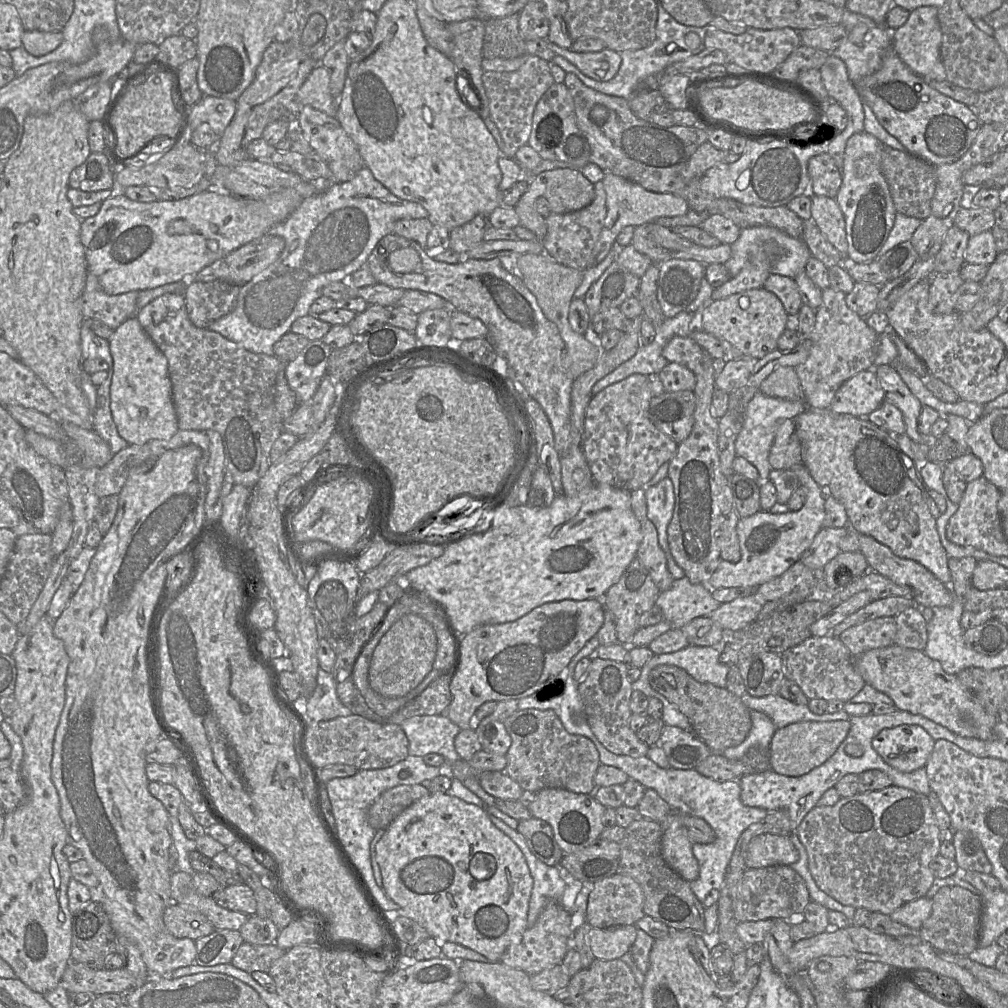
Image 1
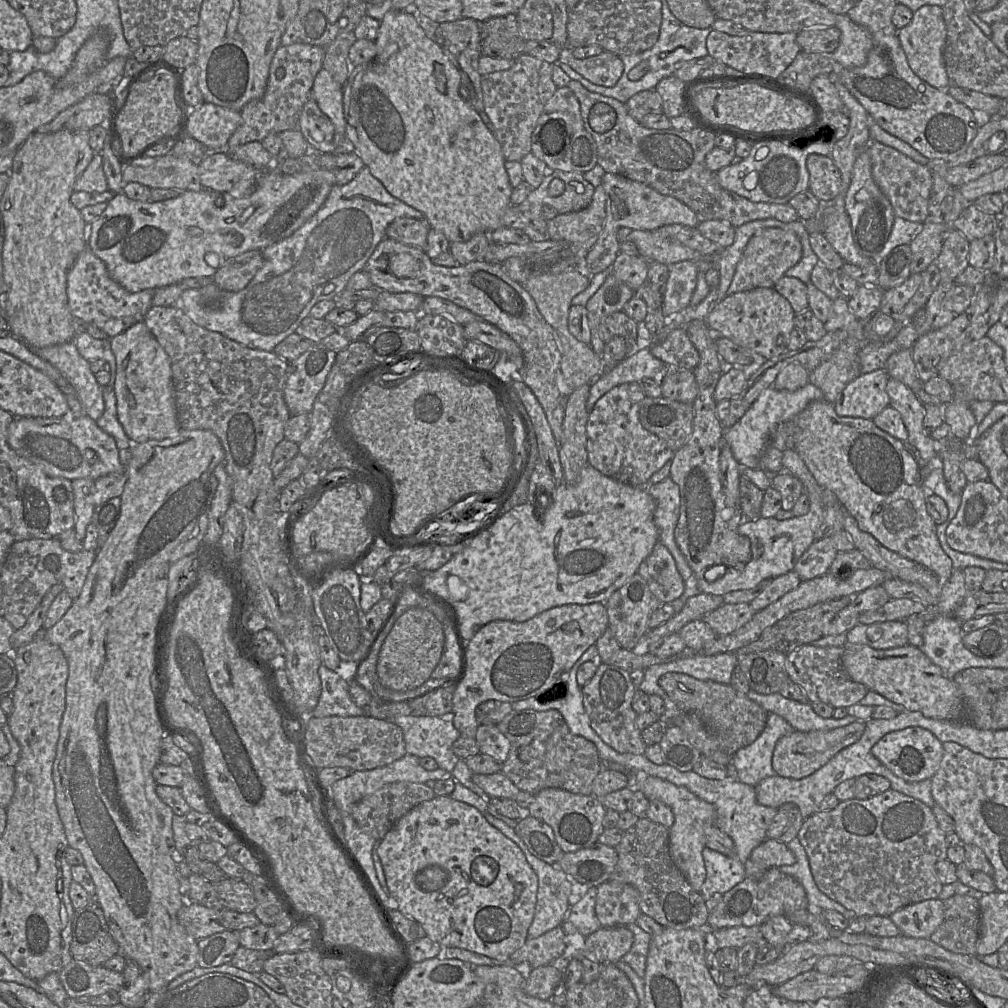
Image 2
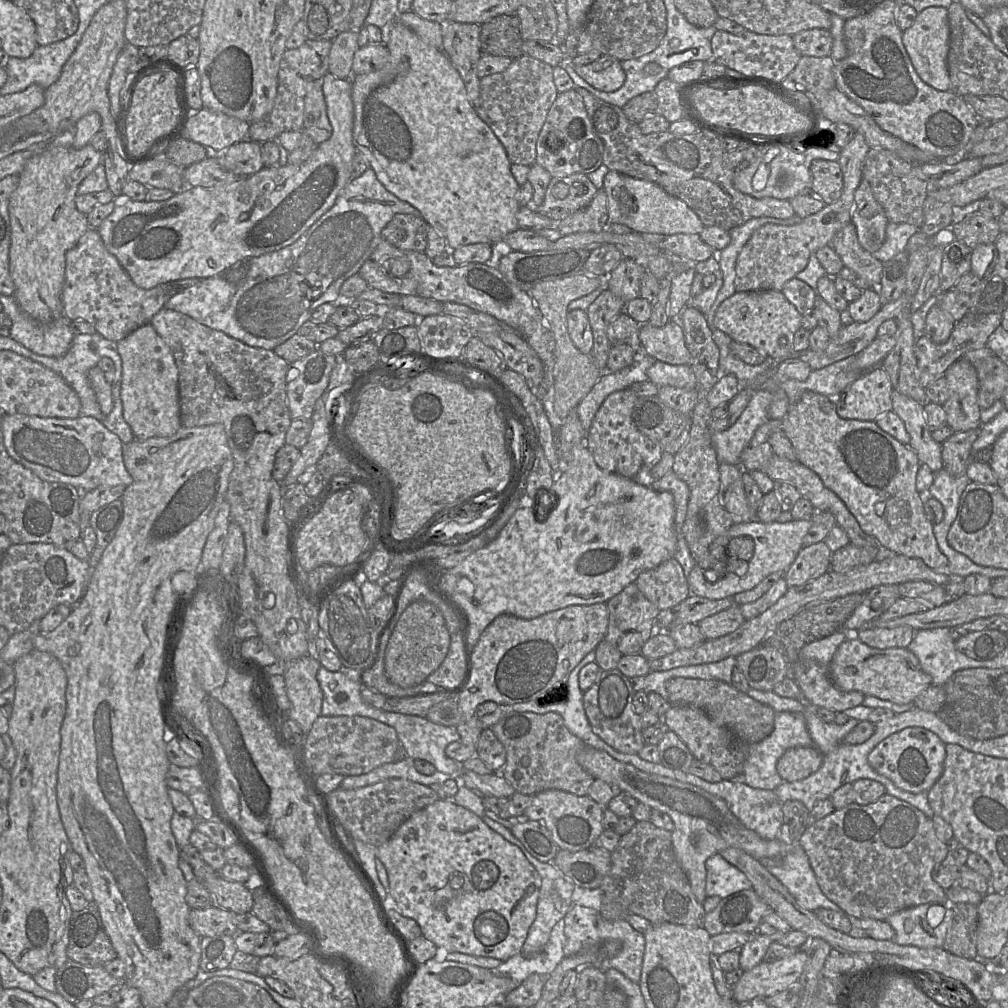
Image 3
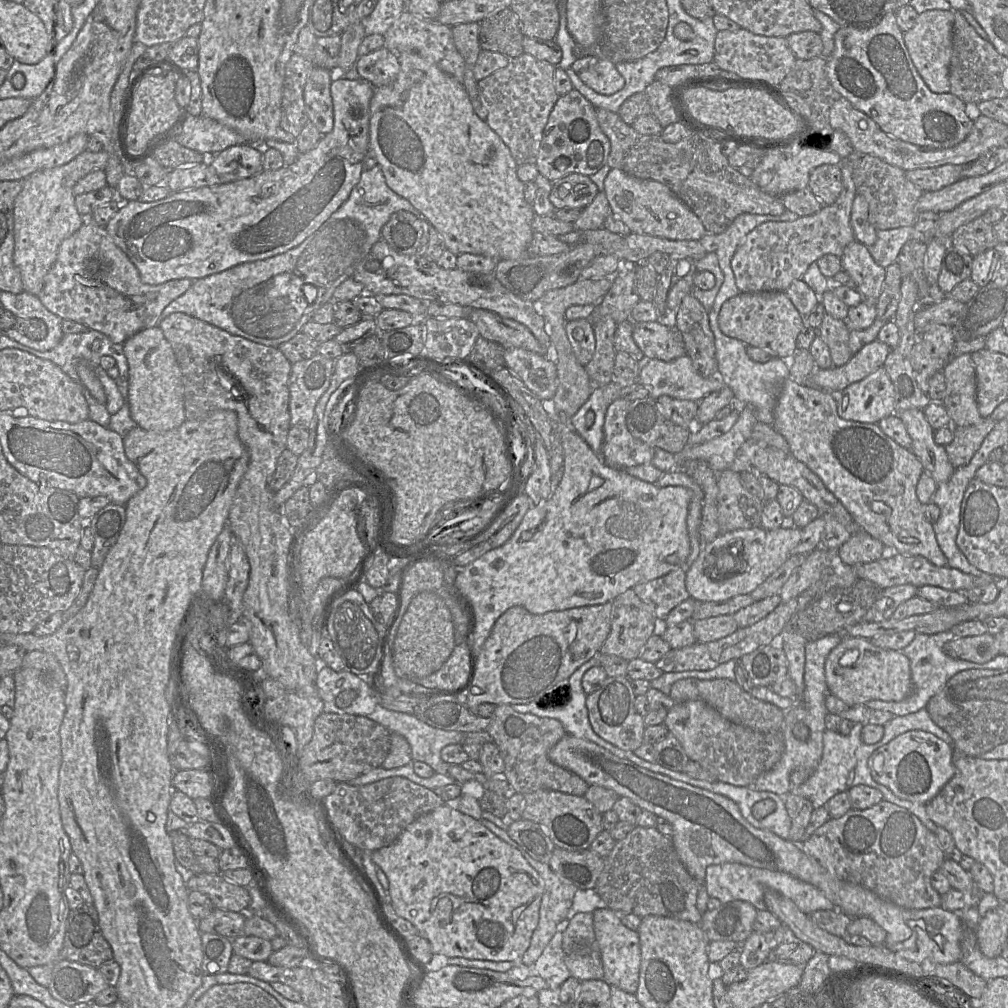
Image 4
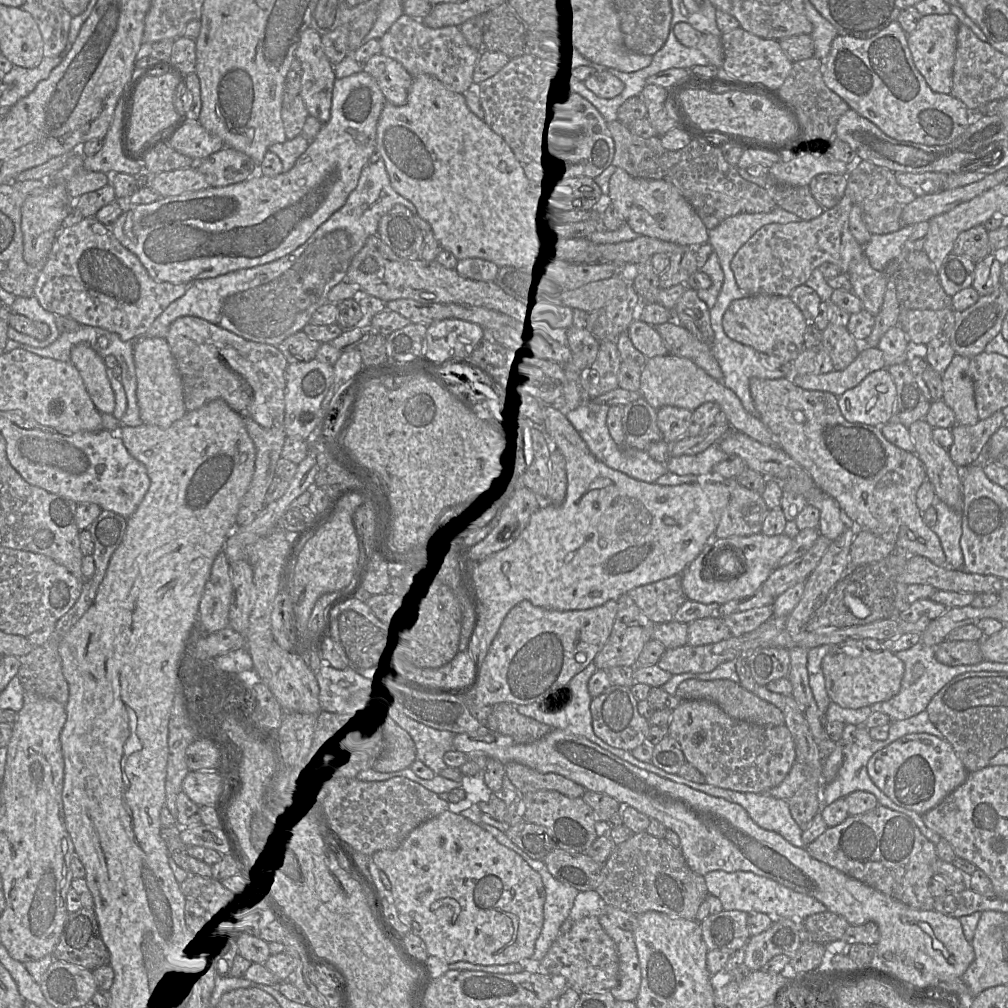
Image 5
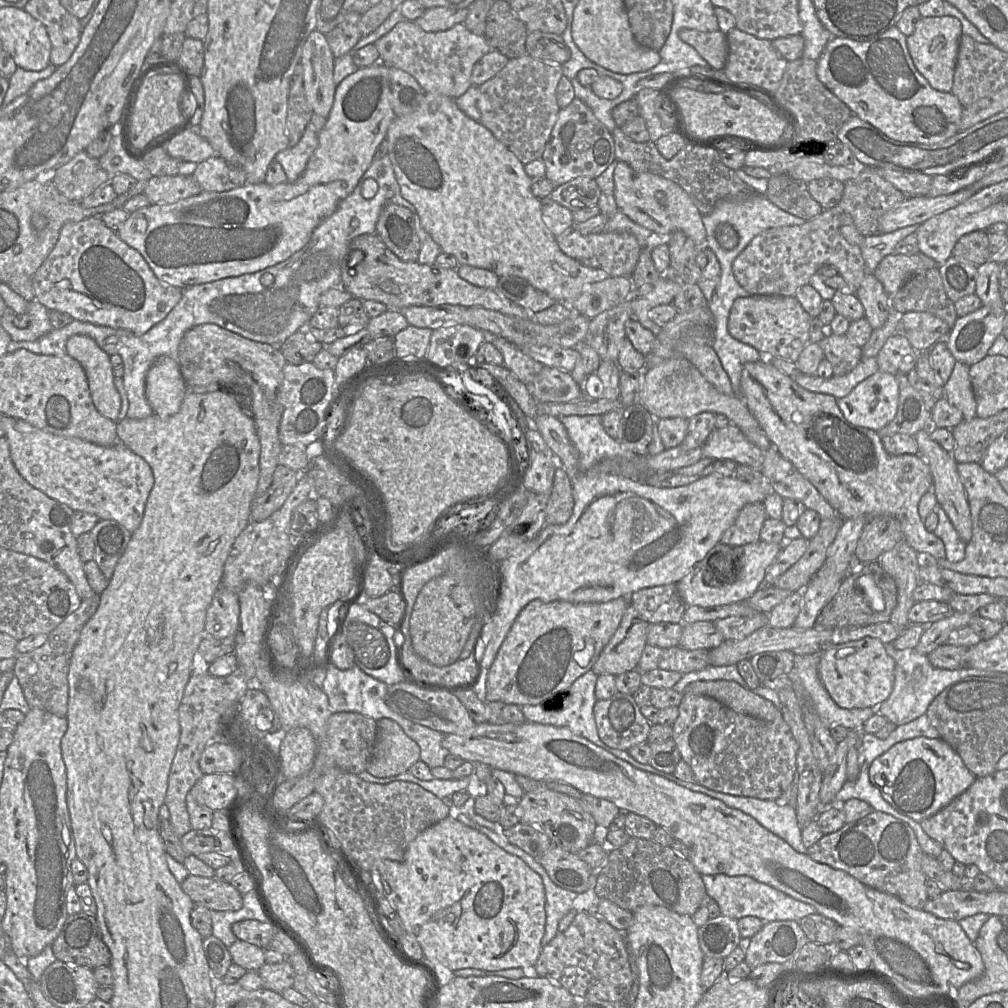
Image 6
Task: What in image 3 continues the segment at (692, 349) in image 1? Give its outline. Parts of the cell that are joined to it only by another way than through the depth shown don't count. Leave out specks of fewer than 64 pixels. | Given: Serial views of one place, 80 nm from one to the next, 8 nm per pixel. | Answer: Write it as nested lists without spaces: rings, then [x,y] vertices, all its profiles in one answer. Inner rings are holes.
[[[670,319],[663,327],[654,327],[649,323],[641,325],[639,339],[646,355],[671,365],[691,367],[691,354],[677,319]]]

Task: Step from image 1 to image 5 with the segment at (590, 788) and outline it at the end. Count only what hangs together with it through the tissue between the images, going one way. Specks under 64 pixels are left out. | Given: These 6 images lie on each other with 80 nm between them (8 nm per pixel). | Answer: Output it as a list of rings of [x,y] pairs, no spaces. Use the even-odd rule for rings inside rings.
[[[511,703],[494,704],[485,726],[493,732],[512,737],[518,743],[537,741],[552,730],[549,725],[520,714]],[[516,762],[504,765],[505,775],[515,786],[518,794],[553,790],[570,798],[578,798],[586,791],[583,786],[559,774],[540,773]]]

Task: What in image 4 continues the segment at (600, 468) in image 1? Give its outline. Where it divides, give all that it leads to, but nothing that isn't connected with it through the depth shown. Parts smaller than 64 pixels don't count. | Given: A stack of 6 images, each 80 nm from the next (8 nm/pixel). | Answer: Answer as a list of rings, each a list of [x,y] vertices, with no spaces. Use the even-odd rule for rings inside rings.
[[[617,398],[608,407],[603,426],[601,458],[613,468],[650,464],[654,449],[633,437],[626,425],[629,401]]]

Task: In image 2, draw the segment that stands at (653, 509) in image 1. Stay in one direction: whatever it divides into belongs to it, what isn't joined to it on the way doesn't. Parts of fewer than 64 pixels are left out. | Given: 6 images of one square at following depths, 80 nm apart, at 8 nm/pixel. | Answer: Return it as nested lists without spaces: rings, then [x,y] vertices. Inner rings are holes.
[[[667,477],[663,481],[648,485],[647,492],[655,501],[654,523],[659,532],[659,541],[673,556],[677,569],[685,582],[693,580],[693,571],[681,553],[674,537],[680,514],[680,489]]]

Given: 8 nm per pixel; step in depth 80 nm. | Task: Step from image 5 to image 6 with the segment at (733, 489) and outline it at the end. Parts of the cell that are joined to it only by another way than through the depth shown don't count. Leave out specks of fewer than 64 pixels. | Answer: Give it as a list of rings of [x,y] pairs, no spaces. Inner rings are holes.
[[[763,502],[747,504],[735,522],[723,533],[720,542],[729,546],[742,546],[760,540],[760,532],[767,519]]]

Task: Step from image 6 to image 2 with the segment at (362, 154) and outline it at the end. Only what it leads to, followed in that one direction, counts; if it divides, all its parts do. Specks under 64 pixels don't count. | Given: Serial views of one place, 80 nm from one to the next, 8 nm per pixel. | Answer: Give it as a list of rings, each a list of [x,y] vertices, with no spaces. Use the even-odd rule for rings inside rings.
[[[325,69],[318,72],[314,79],[310,98],[332,122],[335,134],[333,143],[336,151],[348,148],[343,110],[343,85],[337,83]],[[277,168],[276,170],[260,171],[255,183],[252,184],[251,189],[232,189],[229,192],[218,192],[210,189],[204,189],[202,187],[192,187],[182,191],[180,195],[175,198],[159,202],[141,202],[131,200],[123,192],[119,192],[114,194],[112,199],[108,201],[107,207],[103,213],[93,222],[88,224],[87,246],[105,263],[110,277],[131,293],[140,292],[145,289],[158,289],[178,284],[182,280],[192,277],[213,277],[217,270],[221,268],[229,259],[250,250],[262,250],[291,236],[320,209],[333,186],[334,176],[328,171],[318,170],[313,172],[285,175],[279,171],[279,168]],[[189,227],[200,228],[201,234],[197,236],[191,235],[188,232]]]

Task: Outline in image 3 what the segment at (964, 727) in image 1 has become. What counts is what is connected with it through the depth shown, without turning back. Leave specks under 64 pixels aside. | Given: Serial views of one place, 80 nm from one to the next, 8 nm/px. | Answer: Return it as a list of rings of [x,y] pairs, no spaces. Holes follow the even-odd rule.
[[[854,635],[838,647],[829,665],[829,674],[842,691],[858,691],[896,704],[913,704],[928,712],[938,713],[946,700],[944,687],[933,684],[908,648],[872,648]]]

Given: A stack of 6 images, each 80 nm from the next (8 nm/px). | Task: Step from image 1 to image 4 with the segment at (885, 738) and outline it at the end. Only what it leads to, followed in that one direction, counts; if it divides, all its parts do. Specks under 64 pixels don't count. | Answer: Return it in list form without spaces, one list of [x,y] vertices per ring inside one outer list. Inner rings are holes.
[[[911,730],[898,735],[887,744],[875,750],[868,759],[872,778],[890,789],[895,796],[913,803],[926,804],[932,800],[953,777],[953,747],[930,732]]]

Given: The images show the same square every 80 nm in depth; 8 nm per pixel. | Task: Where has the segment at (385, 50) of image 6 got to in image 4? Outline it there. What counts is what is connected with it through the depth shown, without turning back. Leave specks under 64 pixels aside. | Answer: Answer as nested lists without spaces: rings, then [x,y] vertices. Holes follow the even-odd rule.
[[[406,10],[383,36],[384,47],[396,57],[403,52],[417,53],[463,85],[465,62],[455,47],[451,27],[435,20],[424,20]]]

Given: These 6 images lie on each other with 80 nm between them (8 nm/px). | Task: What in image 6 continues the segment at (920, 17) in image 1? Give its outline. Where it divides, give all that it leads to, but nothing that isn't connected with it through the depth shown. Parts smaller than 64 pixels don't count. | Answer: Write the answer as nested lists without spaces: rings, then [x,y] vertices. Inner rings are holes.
[[[944,15],[921,17],[914,32],[907,36],[907,47],[913,63],[933,89],[951,92],[962,34],[960,21],[956,17]]]

